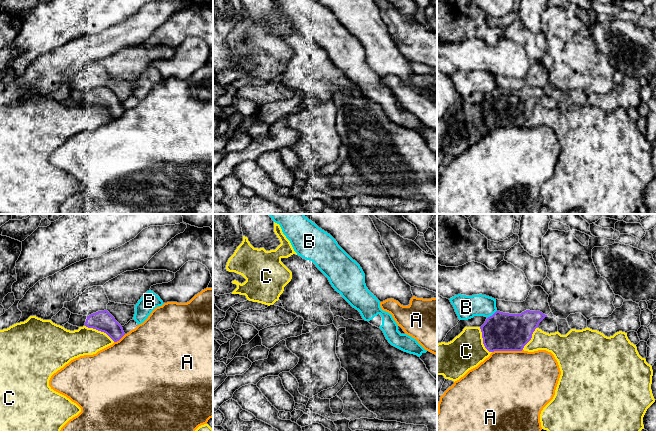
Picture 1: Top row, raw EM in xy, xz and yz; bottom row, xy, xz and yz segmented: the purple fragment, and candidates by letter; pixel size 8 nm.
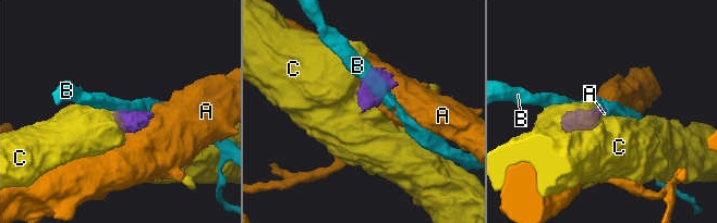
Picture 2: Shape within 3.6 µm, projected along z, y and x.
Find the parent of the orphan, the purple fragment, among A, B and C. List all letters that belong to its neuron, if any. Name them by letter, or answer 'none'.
none

